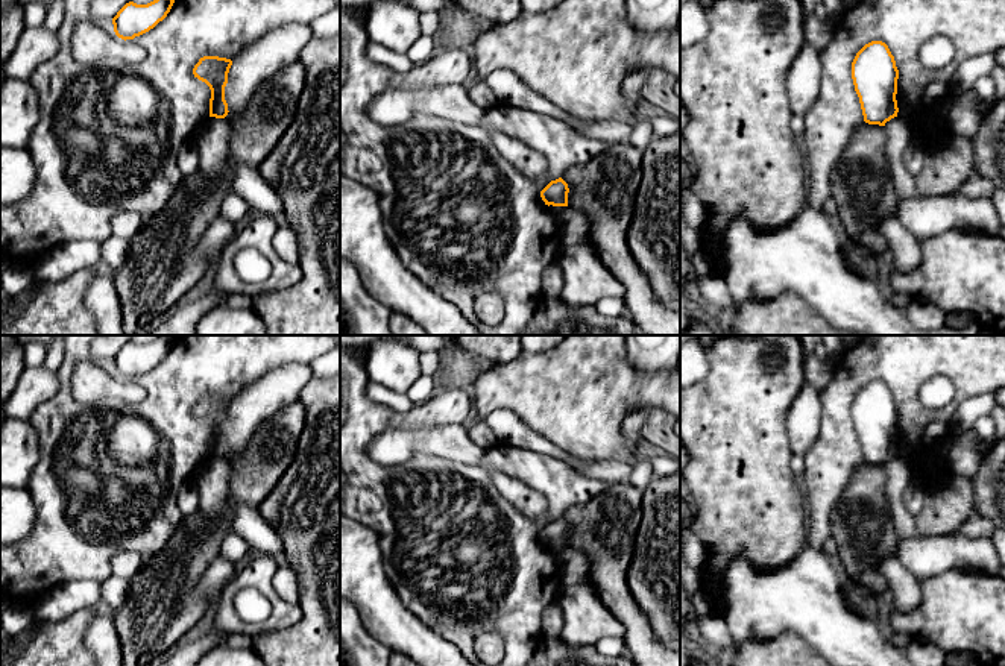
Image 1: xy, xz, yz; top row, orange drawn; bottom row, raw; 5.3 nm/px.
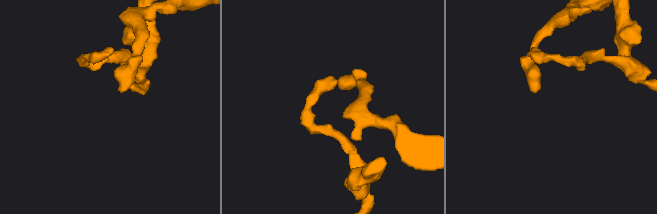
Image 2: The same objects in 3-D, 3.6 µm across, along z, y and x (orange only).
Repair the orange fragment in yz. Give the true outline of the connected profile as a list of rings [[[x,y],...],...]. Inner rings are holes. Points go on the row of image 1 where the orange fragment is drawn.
[[[871,41],[856,53],[852,79],[865,123],[885,126],[897,117],[899,70],[885,42]]]

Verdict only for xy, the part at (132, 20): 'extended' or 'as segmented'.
as segmented

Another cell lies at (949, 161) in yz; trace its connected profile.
[[[946,132],[925,147],[925,167],[914,177],[917,196],[949,196],[975,171],[972,138]]]

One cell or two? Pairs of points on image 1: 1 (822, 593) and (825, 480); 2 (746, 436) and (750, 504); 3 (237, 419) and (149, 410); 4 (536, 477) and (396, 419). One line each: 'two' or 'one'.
1: two
2: one
3: two
4: one

